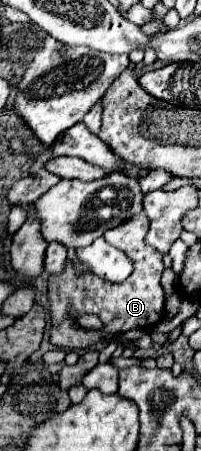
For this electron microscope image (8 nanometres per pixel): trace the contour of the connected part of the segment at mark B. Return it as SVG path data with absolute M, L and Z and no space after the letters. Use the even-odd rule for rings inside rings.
M140 213L140 215L134 215L134 217L126 219L124 223L120 223L118 227L104 233L104 239L110 245L114 245L116 249L124 251L134 263L134 271L124 283L120 283L120 285L106 283L92 272L76 275L70 261L68 261L66 271L62 275L50 277L50 281L48 281L48 301L50 301L50 319L52 319L50 343L54 347L86 349L86 347L102 341L102 335L106 335L106 333L126 333L132 329L154 327L162 319L162 315L164 315L164 289L160 285L160 277L164 271L164 263L162 263L162 255L144 243L146 223L148 223L146 215ZM68 305L76 307L76 311L80 311L80 313L98 315L100 321L104 323L104 331L74 327L72 325L74 319L70 319L66 313Z

